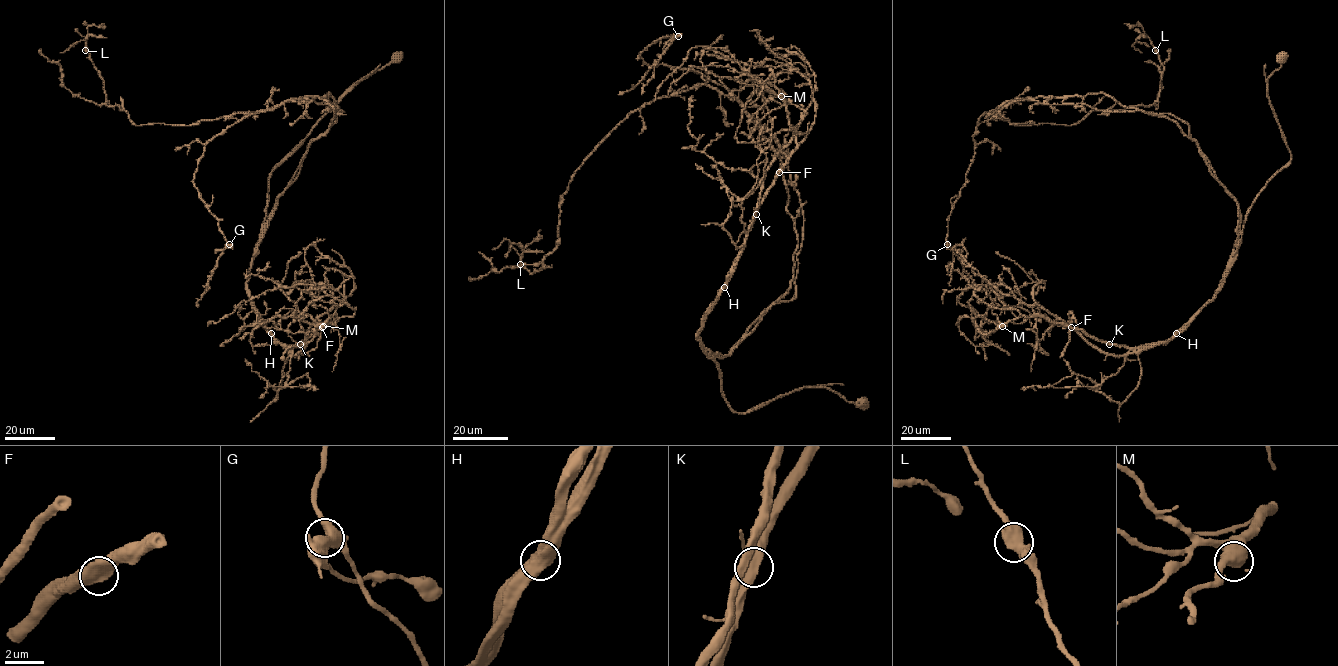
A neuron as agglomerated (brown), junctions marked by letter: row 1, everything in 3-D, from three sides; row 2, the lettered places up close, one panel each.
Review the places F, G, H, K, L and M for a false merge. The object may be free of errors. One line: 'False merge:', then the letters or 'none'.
False merge: H

